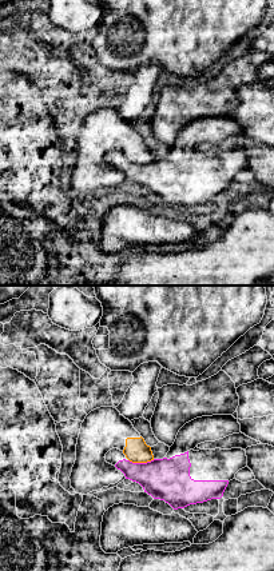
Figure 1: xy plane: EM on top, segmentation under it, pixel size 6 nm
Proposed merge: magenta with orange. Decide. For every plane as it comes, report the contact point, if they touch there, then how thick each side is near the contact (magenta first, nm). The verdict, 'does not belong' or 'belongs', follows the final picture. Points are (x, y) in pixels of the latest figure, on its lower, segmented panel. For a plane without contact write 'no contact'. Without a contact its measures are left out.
meets magenta at (141, 463); 260 nm thick on the magenta side, 140 nm on the other

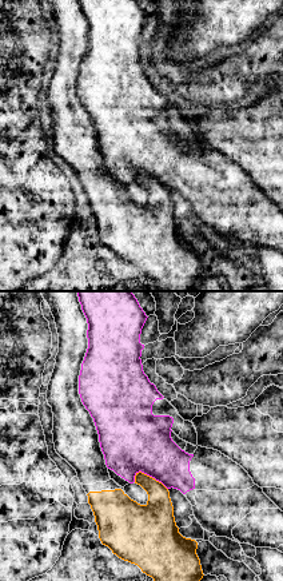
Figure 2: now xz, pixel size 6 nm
meets magenta at (151, 476); 400 nm thick on the magenta side, 200 nm on the other

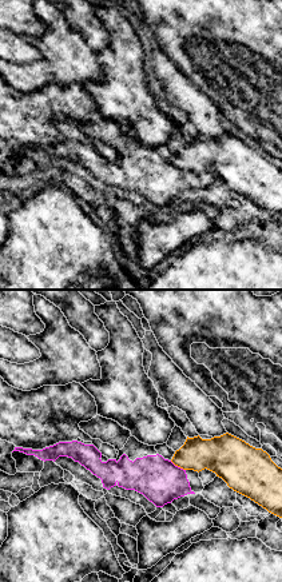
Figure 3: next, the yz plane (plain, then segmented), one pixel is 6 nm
meets magenta at (177, 466); 260 nm thick on the magenta side, 200 nm on the other

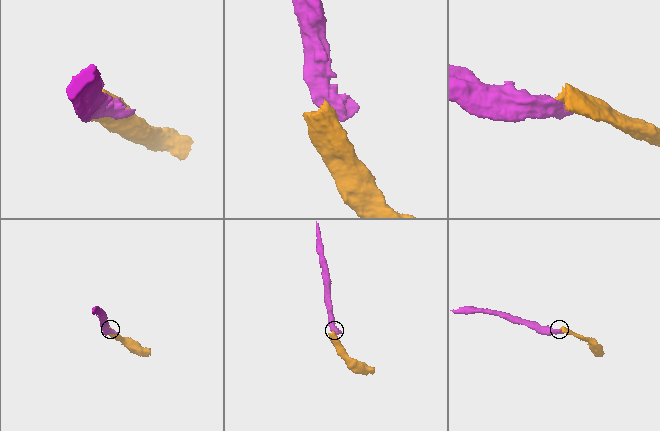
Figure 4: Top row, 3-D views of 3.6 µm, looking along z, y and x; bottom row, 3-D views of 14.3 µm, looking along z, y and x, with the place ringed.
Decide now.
does not belong

